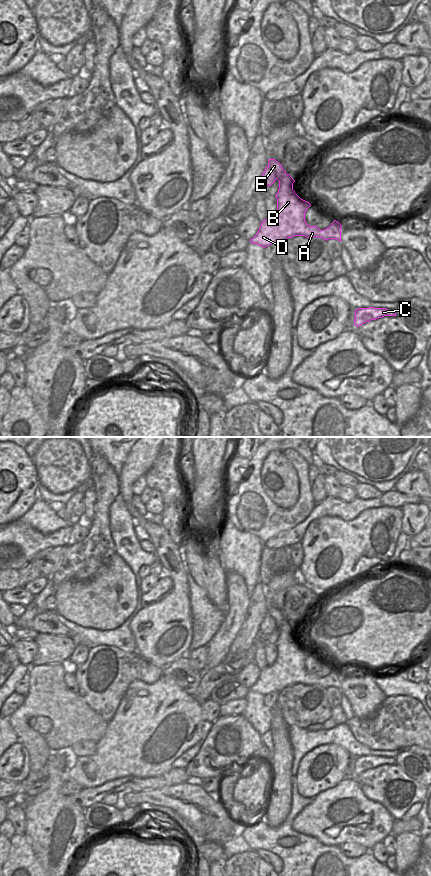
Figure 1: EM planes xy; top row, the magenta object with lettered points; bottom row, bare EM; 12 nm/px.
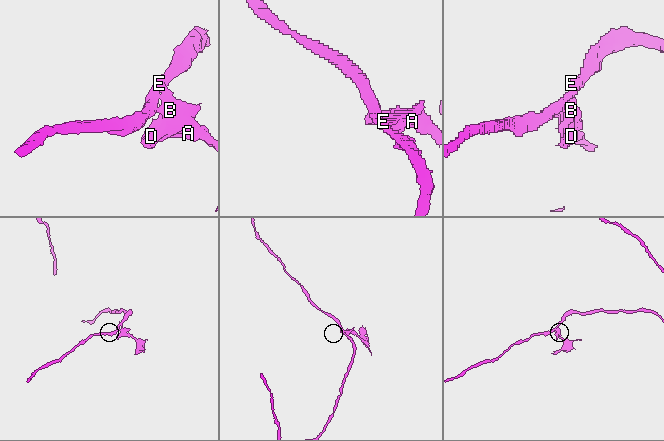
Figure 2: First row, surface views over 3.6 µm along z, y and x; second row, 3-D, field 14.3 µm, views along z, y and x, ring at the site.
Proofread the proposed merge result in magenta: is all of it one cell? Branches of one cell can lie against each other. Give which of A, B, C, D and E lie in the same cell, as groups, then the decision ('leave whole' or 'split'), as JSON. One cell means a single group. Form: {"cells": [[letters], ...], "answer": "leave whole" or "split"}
{"cells": [["A", "B", "C", "D"], ["E"]], "answer": "split"}

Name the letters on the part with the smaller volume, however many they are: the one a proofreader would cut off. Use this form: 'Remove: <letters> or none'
Remove: A, B, C, D

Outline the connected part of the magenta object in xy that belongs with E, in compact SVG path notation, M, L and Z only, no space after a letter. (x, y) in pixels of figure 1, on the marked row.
M269 159L268 161L268 166L259 179L259 187L268 187L272 185L276 179L279 181L286 175L286 171L278 161L275 159Z

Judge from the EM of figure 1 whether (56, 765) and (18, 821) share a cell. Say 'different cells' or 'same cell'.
different cells

